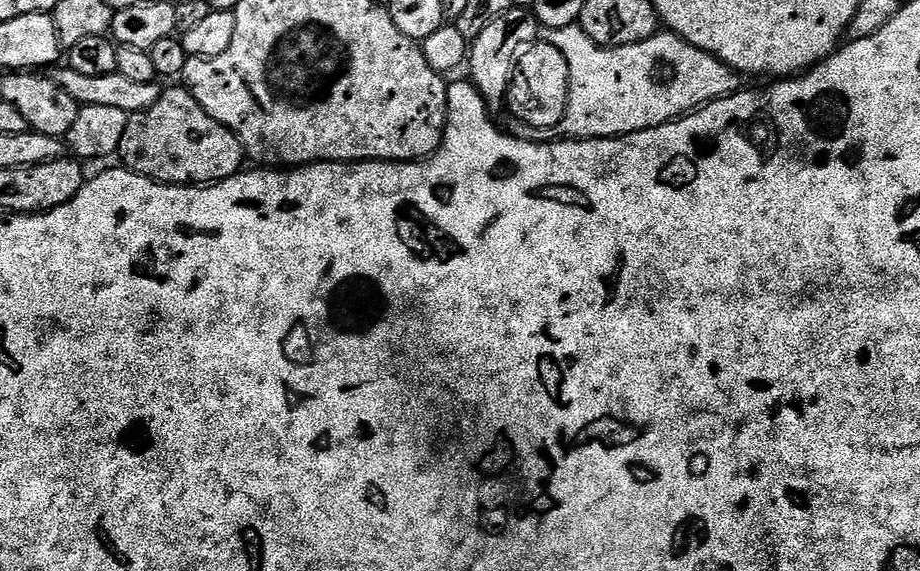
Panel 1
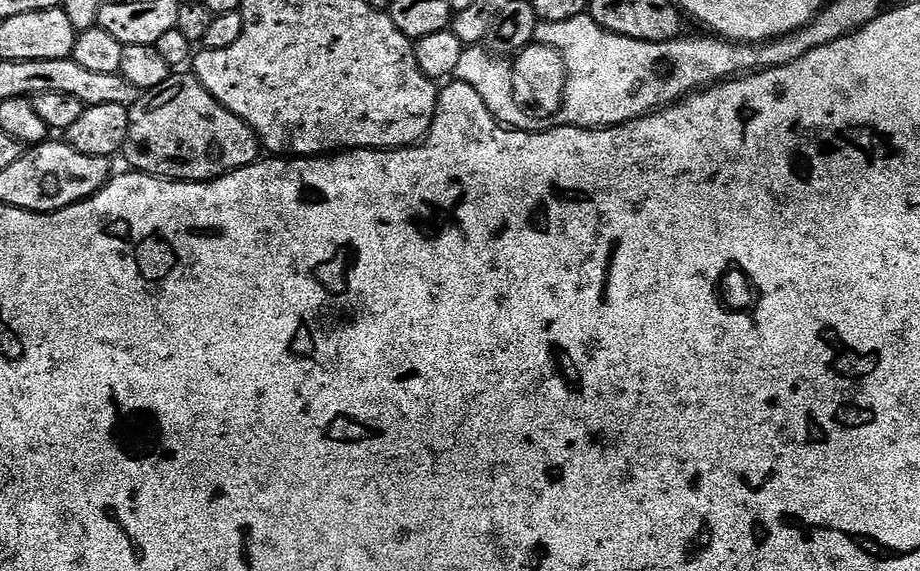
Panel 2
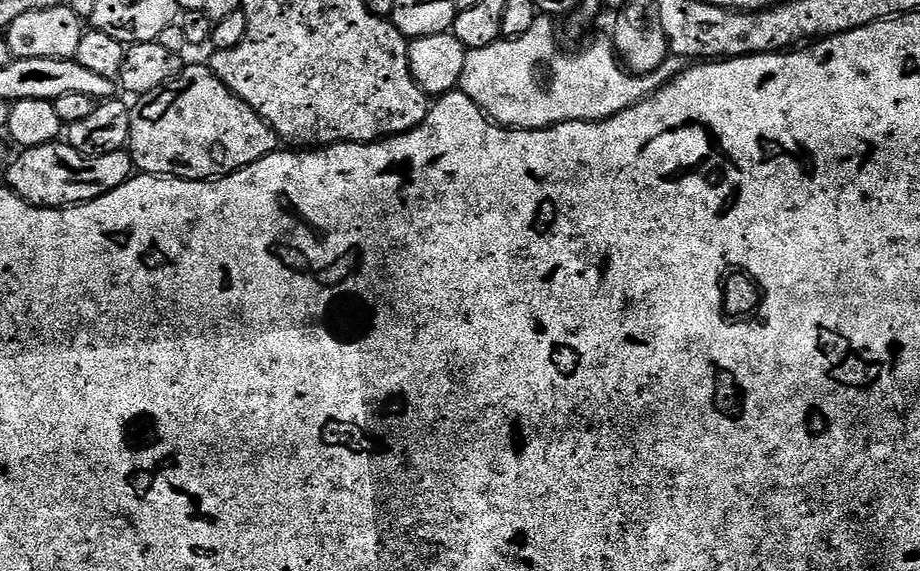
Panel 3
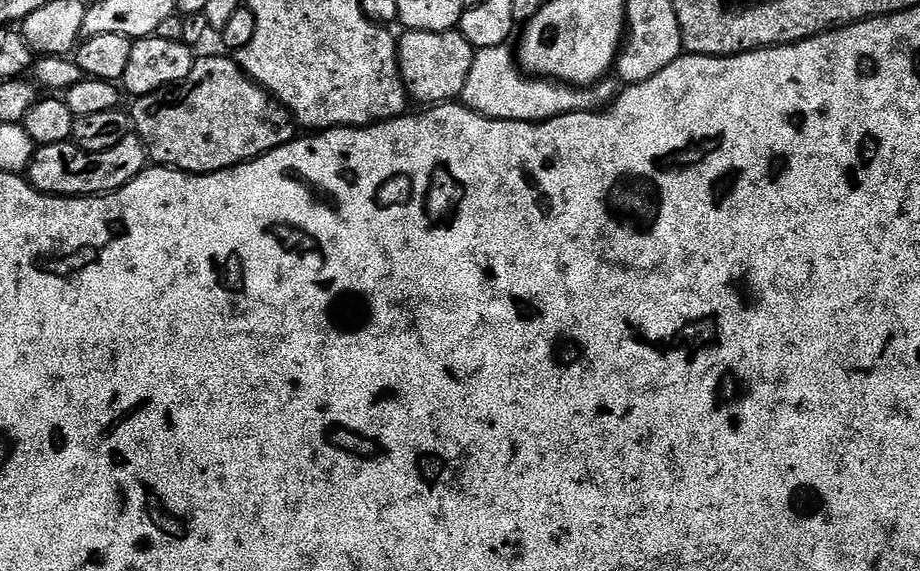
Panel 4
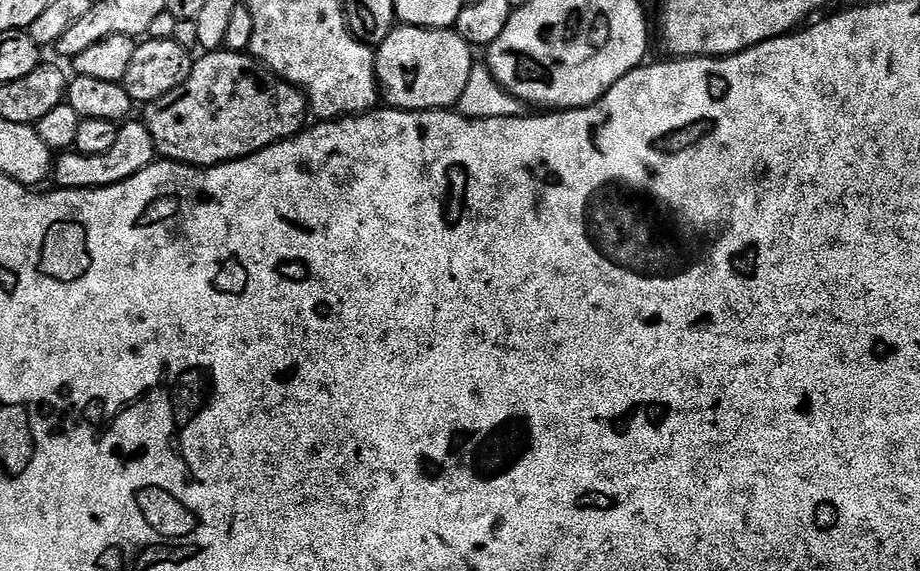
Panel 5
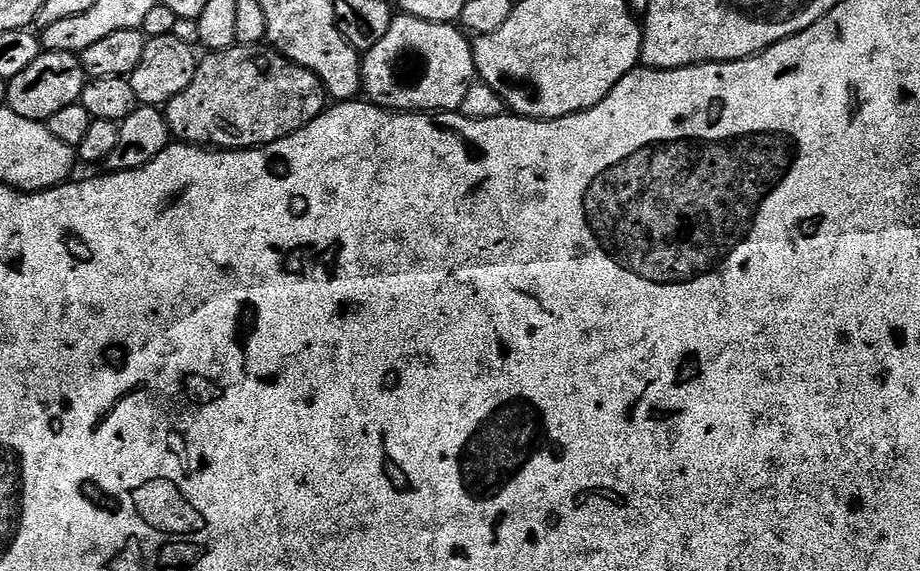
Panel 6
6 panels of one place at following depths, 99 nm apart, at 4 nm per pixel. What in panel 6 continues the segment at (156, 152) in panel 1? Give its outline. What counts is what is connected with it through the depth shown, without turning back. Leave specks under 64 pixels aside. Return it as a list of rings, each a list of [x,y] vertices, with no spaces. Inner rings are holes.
[[[237,46],[235,48],[227,48],[221,52],[208,52],[205,57],[205,60],[203,57],[196,65],[194,82],[190,82],[190,86],[186,86],[186,90],[182,90],[182,94],[178,94],[178,98],[174,98],[166,105],[168,130],[177,141],[186,144],[195,144],[197,146],[212,145],[220,150],[262,148],[266,144],[273,144],[282,138],[286,138],[290,134],[294,134],[298,130],[302,130],[302,126],[314,122],[314,118],[318,118],[322,115],[326,105],[329,103],[330,97],[328,91],[324,89],[324,84],[318,78],[318,74],[314,74],[294,62],[290,62],[282,53],[276,51],[276,49],[271,46]]]

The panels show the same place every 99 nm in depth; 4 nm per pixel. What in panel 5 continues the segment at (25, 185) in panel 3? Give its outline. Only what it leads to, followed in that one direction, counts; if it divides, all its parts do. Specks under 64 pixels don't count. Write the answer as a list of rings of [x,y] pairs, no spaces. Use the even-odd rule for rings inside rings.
[[[132,118],[120,124],[118,139],[115,140],[114,147],[111,150],[106,150],[106,154],[82,154],[75,150],[61,151],[53,159],[50,180],[51,183],[54,182],[53,185],[56,188],[105,188],[106,186],[114,186],[134,174],[138,174],[138,170],[150,166],[157,159],[157,156],[154,138],[150,138],[150,130],[144,124],[143,119]]]

